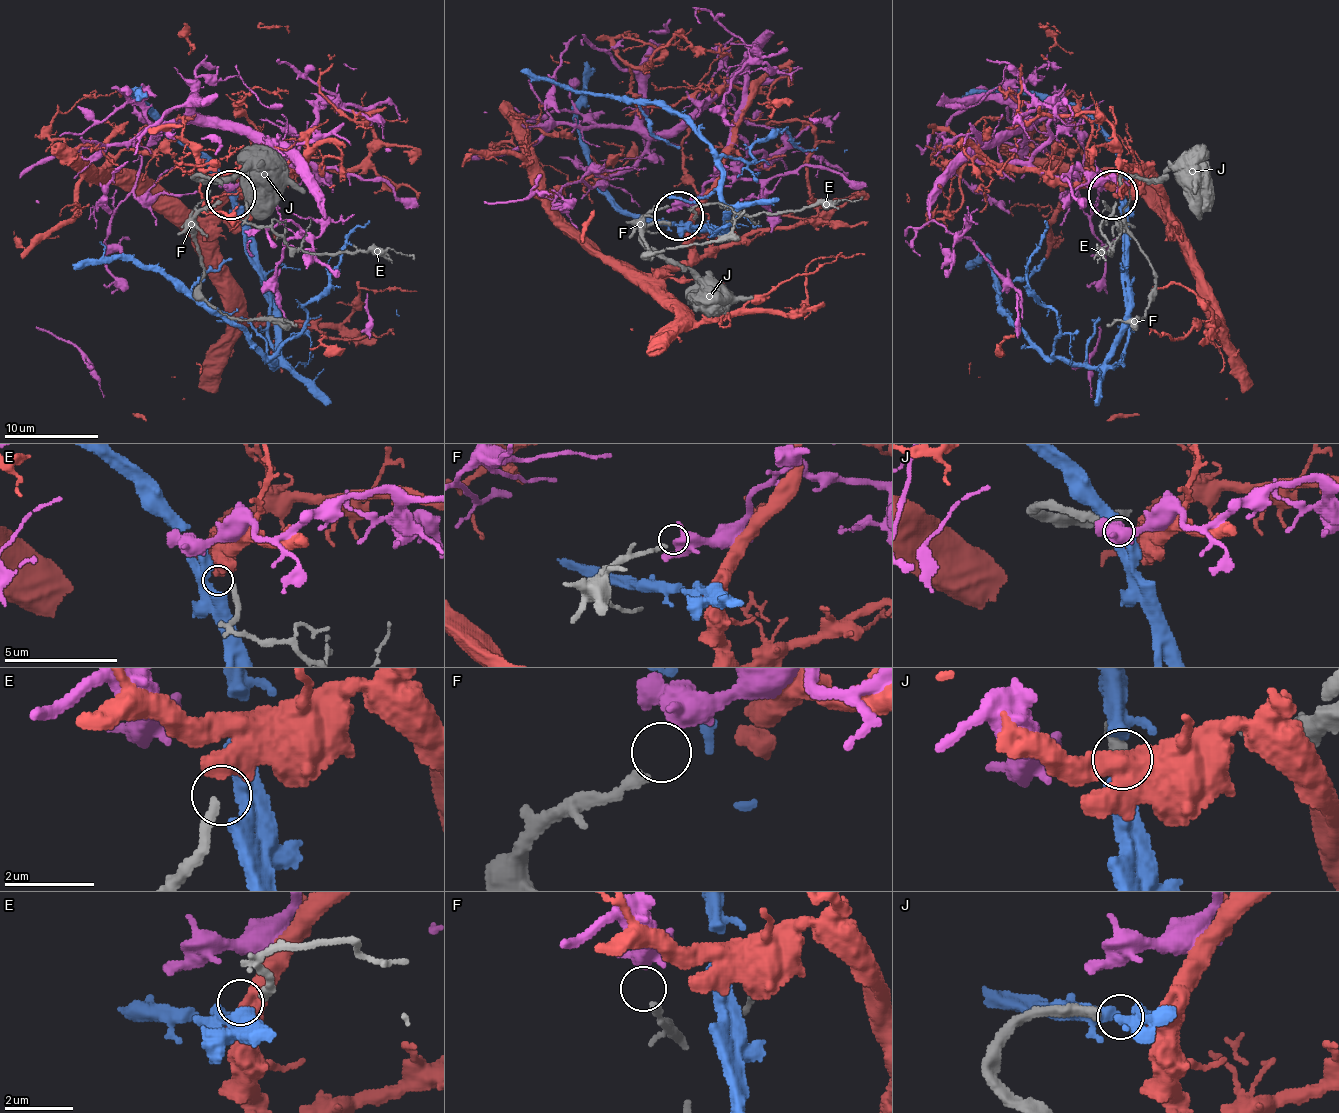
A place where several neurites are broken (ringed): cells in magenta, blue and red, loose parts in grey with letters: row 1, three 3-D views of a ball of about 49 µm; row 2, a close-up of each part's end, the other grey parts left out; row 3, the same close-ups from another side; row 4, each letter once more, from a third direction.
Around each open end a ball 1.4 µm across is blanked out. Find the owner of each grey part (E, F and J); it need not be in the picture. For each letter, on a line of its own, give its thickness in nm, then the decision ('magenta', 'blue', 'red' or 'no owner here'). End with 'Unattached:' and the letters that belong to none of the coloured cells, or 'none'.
E: 240 nm thick; red
F: 240 nm thick; magenta
J: 320 nm thick; blue
Unattached: none

